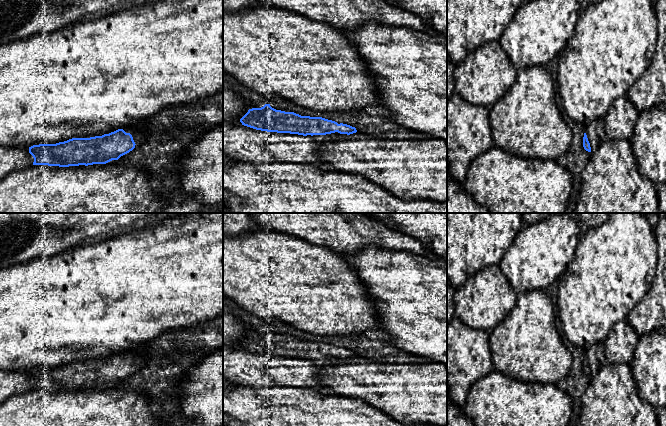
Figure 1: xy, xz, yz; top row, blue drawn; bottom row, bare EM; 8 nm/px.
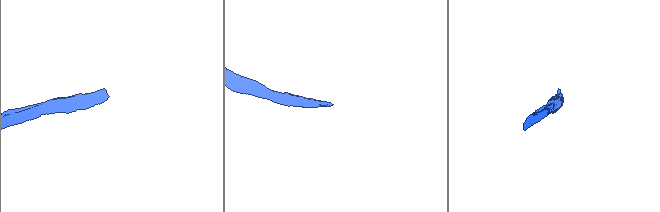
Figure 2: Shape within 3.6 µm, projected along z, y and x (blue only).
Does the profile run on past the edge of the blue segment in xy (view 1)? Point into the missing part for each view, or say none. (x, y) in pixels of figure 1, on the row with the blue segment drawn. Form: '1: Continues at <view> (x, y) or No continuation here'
1: Continues at xy (133, 128)

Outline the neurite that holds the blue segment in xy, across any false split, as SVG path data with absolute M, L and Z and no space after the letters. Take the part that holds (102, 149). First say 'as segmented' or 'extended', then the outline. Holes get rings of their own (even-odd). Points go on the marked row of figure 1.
extended; M143 118L102 136L33 145L29 147L29 153L34 158L33 165L69 167L106 164L132 151L136 142L143 142L145 133L138 129L146 121L147 118Z

